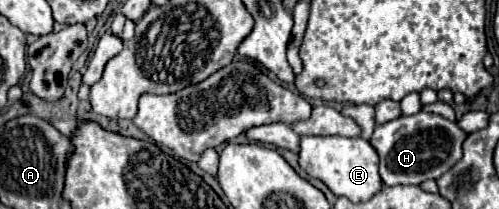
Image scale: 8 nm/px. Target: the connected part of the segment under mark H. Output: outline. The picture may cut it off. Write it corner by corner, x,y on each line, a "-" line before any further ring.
419,111
411,117
397,117
389,123
377,125
371,145
381,157
379,173
385,185
421,185
427,179
439,179
461,159
461,145
467,133
449,119

